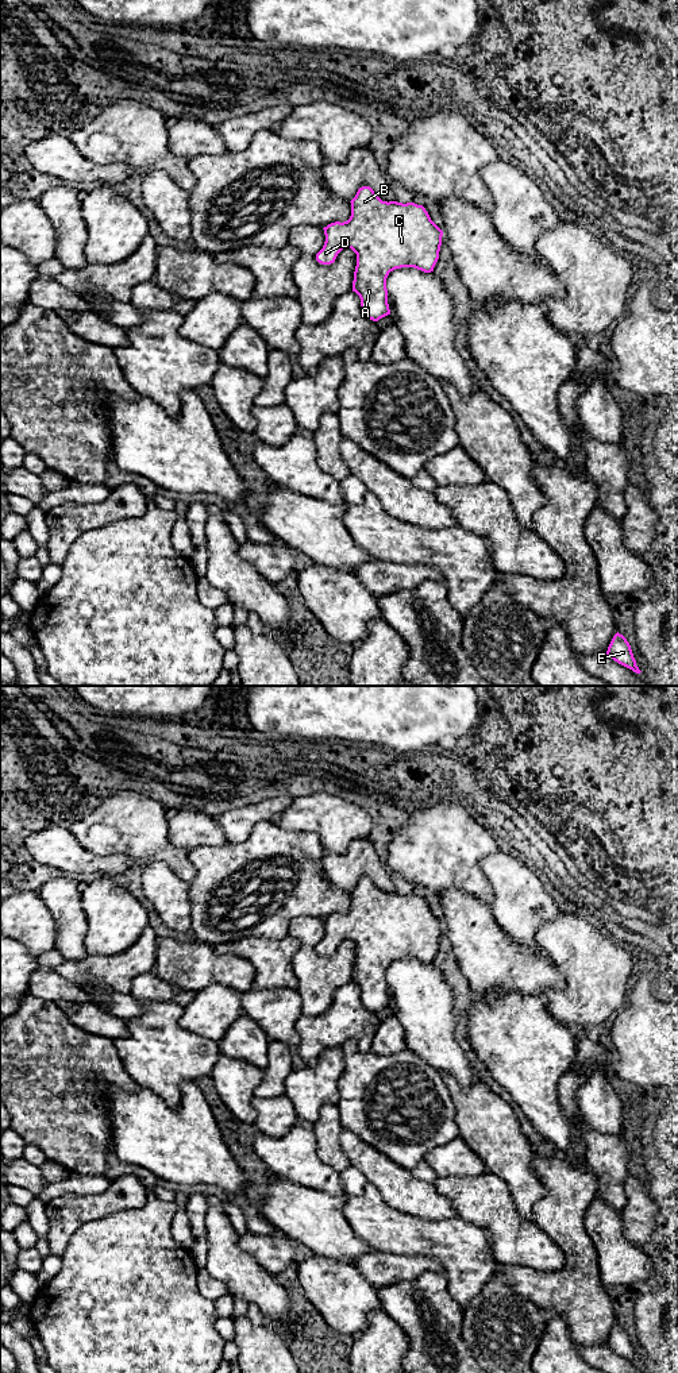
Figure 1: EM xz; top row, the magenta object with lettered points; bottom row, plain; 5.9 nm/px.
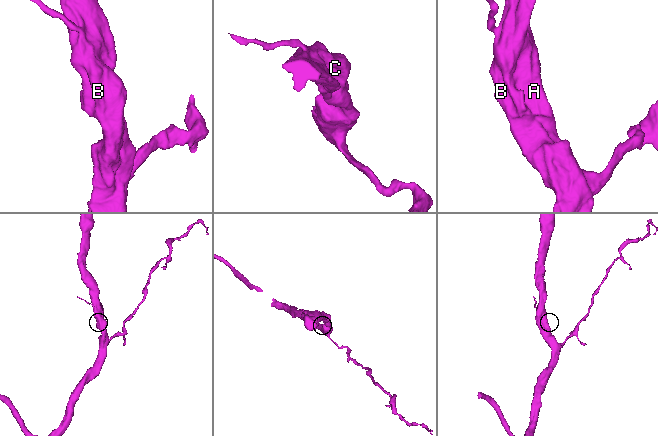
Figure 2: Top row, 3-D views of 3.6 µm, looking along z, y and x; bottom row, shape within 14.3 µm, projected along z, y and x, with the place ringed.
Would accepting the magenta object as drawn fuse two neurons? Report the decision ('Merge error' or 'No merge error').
No merge error

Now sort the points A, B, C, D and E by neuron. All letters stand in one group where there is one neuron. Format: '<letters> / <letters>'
A B C D E

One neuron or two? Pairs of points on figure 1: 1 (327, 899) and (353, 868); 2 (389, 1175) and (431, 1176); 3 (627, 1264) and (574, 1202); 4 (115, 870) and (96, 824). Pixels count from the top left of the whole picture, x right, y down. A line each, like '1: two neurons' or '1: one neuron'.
1: two neurons
2: two neurons
3: two neurons
4: two neurons

